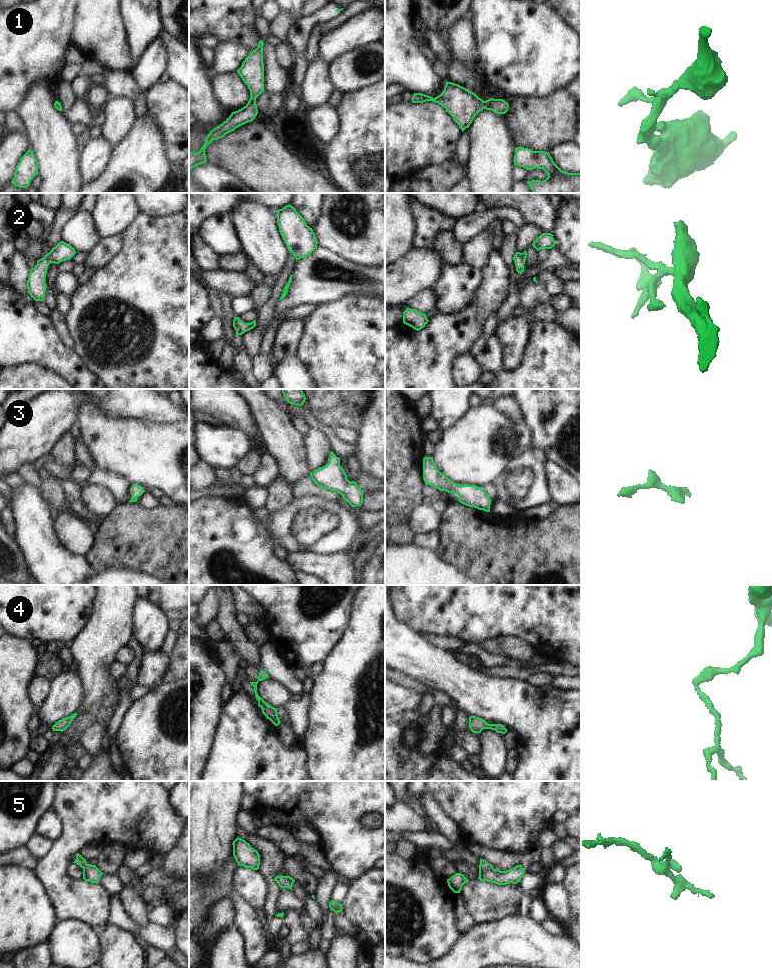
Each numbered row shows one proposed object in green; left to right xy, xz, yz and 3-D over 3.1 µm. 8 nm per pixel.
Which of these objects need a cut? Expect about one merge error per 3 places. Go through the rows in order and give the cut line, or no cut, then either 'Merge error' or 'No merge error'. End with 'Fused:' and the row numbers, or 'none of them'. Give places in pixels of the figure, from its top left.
1: No split. No merge error
2: No split. No merge error
3: No split. No merge error
4: No split. No merge error
5: No split. No merge error
Fused: none of them

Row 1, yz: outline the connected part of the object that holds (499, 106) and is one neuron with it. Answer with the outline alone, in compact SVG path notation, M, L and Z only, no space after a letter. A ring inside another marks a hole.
M446 82L443 92L435 98L422 93L414 93L412 96L412 103L426 101L432 101L444 107L462 132L469 128L474 117L484 108L497 114L505 114L509 108L509 104L503 99L491 98L483 101L475 93L452 82Z

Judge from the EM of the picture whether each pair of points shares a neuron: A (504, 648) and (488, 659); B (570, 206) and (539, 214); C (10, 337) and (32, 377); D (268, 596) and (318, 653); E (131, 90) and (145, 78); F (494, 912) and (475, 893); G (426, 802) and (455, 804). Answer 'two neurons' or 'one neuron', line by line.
A: two neurons
B: two neurons
C: two neurons
D: one neuron
E: two neurons
F: one neuron
G: two neurons

